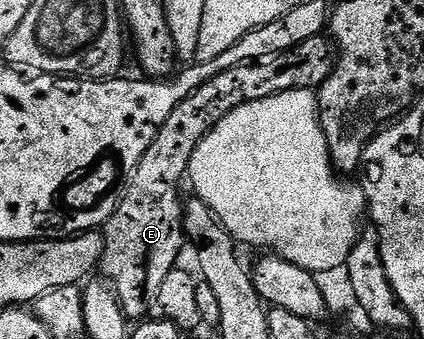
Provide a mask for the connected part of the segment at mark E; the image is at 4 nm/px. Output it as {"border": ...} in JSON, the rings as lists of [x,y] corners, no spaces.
{"border":[[[323,35],[310,38],[302,42],[292,52],[284,52],[281,56],[269,59],[267,62],[255,64],[239,64],[237,68],[226,70],[218,74],[208,84],[203,84],[192,96],[187,96],[166,118],[162,130],[154,138],[150,150],[142,154],[142,162],[138,162],[136,173],[132,175],[132,181],[120,204],[114,210],[102,229],[104,237],[104,257],[100,259],[99,271],[104,272],[103,279],[107,281],[113,292],[116,293],[116,300],[120,303],[120,309],[124,311],[125,317],[132,322],[140,322],[149,315],[148,312],[157,307],[156,299],[162,290],[162,282],[166,282],[166,274],[177,267],[180,251],[186,248],[186,237],[184,234],[184,209],[180,192],[176,189],[176,183],[188,176],[188,167],[194,158],[194,150],[201,144],[211,132],[213,126],[222,122],[226,114],[233,112],[238,106],[258,102],[262,98],[270,98],[282,94],[286,90],[298,90],[303,93],[307,88],[319,89],[336,69],[337,53],[334,51],[334,44],[331,39]]]}

